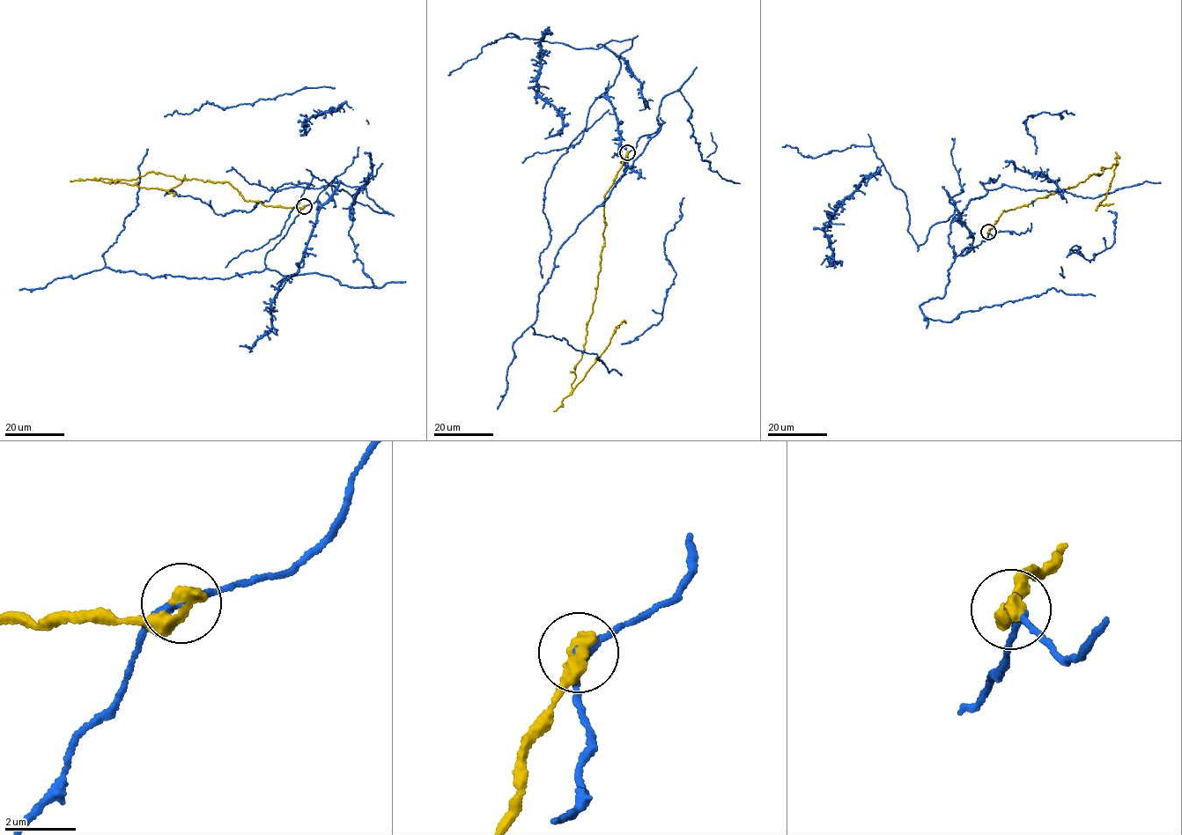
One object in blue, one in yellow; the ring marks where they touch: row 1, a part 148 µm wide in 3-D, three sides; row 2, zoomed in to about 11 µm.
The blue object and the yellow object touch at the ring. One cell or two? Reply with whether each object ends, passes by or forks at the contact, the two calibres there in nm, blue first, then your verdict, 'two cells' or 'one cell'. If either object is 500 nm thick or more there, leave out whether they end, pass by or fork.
blue passes by | yellow ends | 240/480 nm | two cells

